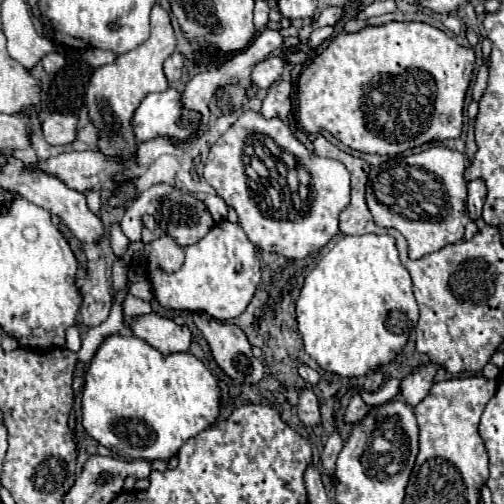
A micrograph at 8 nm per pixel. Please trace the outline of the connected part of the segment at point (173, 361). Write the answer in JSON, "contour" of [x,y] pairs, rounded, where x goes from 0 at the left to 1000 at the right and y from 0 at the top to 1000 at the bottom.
{"contour":[[[216,665],[208,669],[208,677],[196,685],[196,692],[188,696],[173,736],[169,736],[169,764],[165,764],[165,780],[161,780],[161,827],[165,827],[165,851],[204,887],[220,891],[224,899],[232,899],[236,907],[256,907],[256,911],[292,911],[292,915],[308,915],[308,911],[339,911],[343,903],[351,903],[355,887],[375,871],[387,867],[395,855],[411,851],[435,819],[435,764],[427,756],[427,748],[419,744],[419,736],[379,700],[335,700],[323,704],[319,696],[296,688],[288,677],[272,673],[272,669],[244,669],[244,665]]]}

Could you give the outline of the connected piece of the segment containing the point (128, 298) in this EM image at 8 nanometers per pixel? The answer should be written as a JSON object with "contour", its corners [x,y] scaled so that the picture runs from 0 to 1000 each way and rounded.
{"contour":[[[260,581],[248,585],[244,593],[244,625],[248,629],[260,629],[260,625],[280,625],[280,621],[296,621],[300,617],[300,605],[284,593],[272,593],[264,589]]]}

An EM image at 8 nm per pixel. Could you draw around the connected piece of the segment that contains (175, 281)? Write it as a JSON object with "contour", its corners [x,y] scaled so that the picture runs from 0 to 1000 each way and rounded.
{"contour":[[[454,438],[427,446],[395,482],[367,494],[367,522],[355,538],[331,542],[319,530],[292,542],[304,585],[323,613],[411,621],[431,637],[466,633],[494,605],[514,558],[514,514],[506,486],[486,458]]]}

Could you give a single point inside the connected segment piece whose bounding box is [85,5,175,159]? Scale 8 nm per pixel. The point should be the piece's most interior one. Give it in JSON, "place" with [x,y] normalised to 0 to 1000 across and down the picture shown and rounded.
{"place":[228,179]}

